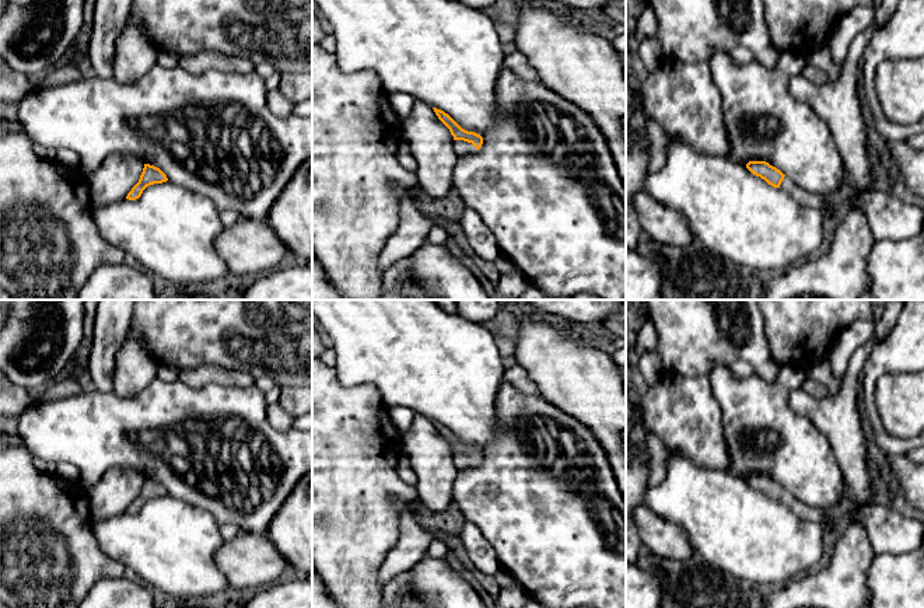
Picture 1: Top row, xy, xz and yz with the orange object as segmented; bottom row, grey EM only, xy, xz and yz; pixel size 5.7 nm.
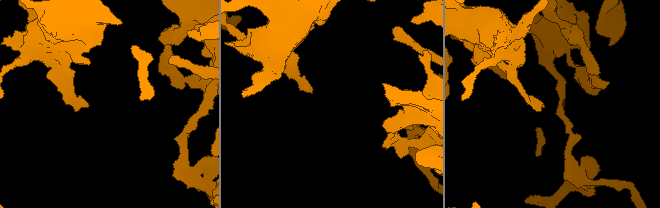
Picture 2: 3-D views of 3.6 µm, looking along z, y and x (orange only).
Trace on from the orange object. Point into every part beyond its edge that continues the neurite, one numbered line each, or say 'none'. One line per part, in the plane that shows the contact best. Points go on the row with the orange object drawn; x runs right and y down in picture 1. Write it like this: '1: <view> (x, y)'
1: xz (461, 147)

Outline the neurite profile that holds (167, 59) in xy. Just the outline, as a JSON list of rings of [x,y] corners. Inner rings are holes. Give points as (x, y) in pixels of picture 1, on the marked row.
[[[158,50],[157,64],[164,69],[172,69],[178,66],[179,55],[171,50]]]

